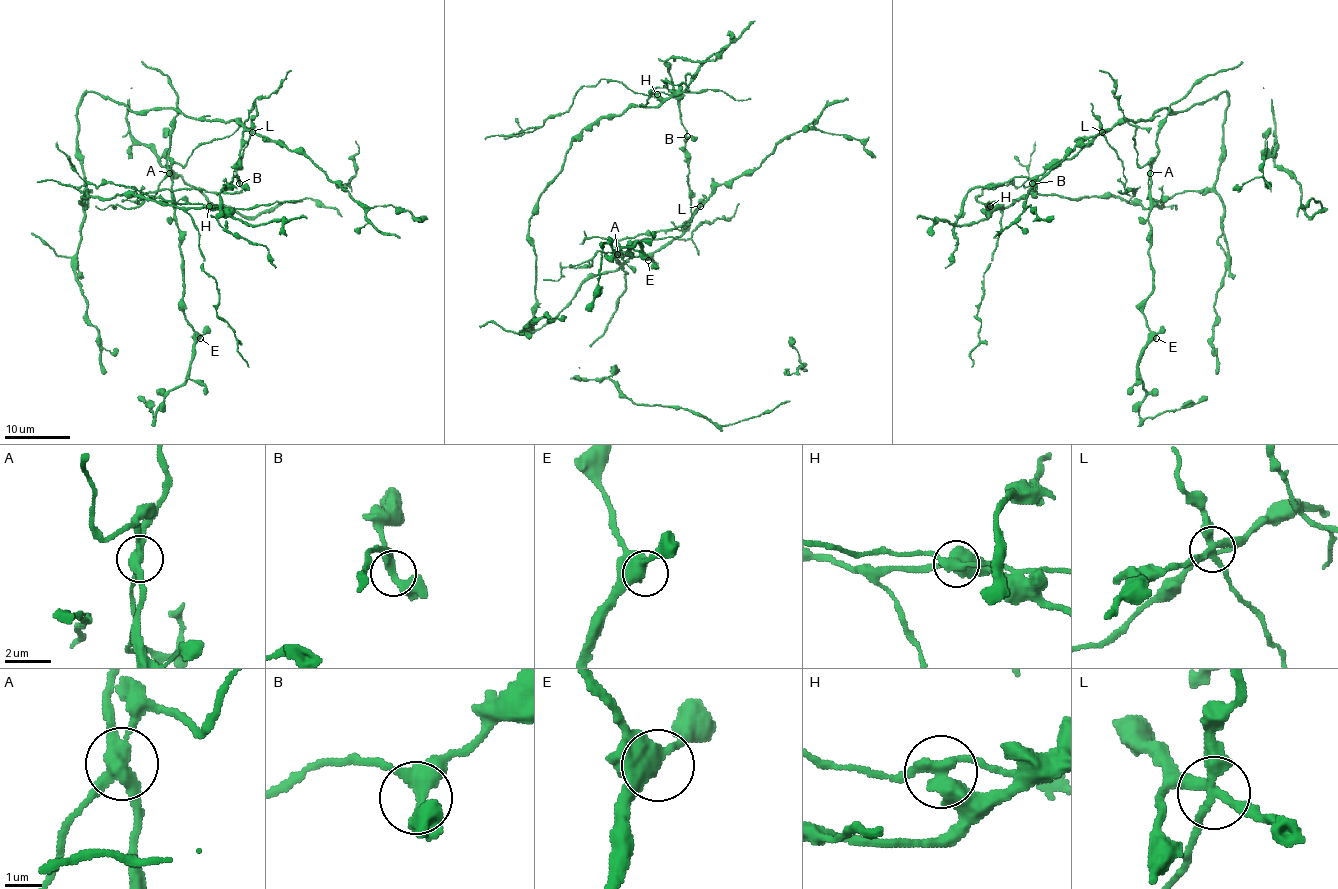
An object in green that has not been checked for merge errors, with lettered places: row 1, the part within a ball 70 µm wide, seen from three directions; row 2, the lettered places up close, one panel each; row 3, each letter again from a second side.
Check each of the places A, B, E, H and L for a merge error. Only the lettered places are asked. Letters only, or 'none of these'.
A, H, L

